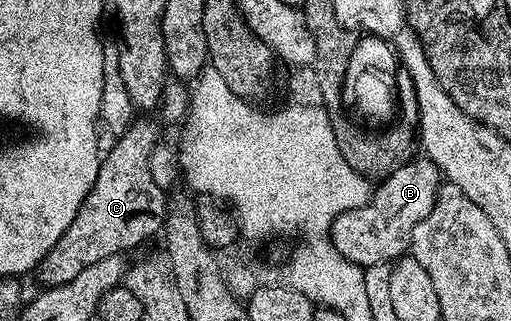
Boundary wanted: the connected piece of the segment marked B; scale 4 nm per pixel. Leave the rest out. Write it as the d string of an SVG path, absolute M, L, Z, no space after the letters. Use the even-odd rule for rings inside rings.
M414 157L408 160L372 190L367 206L343 211L335 218L330 231L332 245L341 257L362 269L375 267L378 263L394 263L408 254L413 229L429 217L429 209L433 209L440 186L441 176L432 159Z

